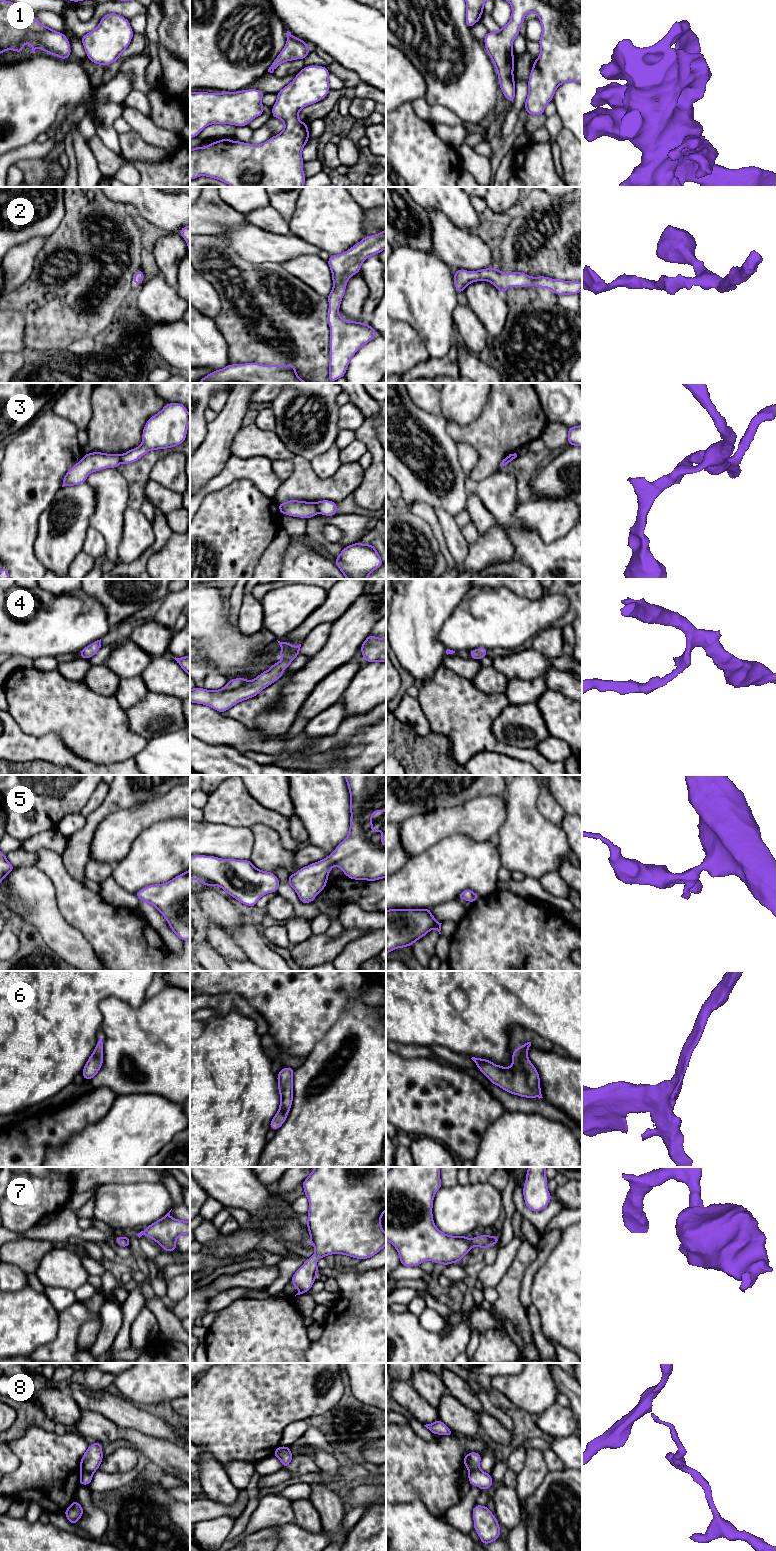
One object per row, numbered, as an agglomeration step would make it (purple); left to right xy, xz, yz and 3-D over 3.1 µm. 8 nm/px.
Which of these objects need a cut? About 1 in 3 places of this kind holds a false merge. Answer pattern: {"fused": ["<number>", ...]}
{"fused": ["3", "8"]}

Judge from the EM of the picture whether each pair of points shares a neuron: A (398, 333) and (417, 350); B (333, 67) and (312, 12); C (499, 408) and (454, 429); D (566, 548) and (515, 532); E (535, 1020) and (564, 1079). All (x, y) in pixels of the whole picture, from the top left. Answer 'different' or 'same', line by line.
A: same
B: different
C: same
D: same
E: different

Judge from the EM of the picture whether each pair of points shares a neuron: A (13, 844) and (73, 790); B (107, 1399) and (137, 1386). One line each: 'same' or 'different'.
A: different
B: different

